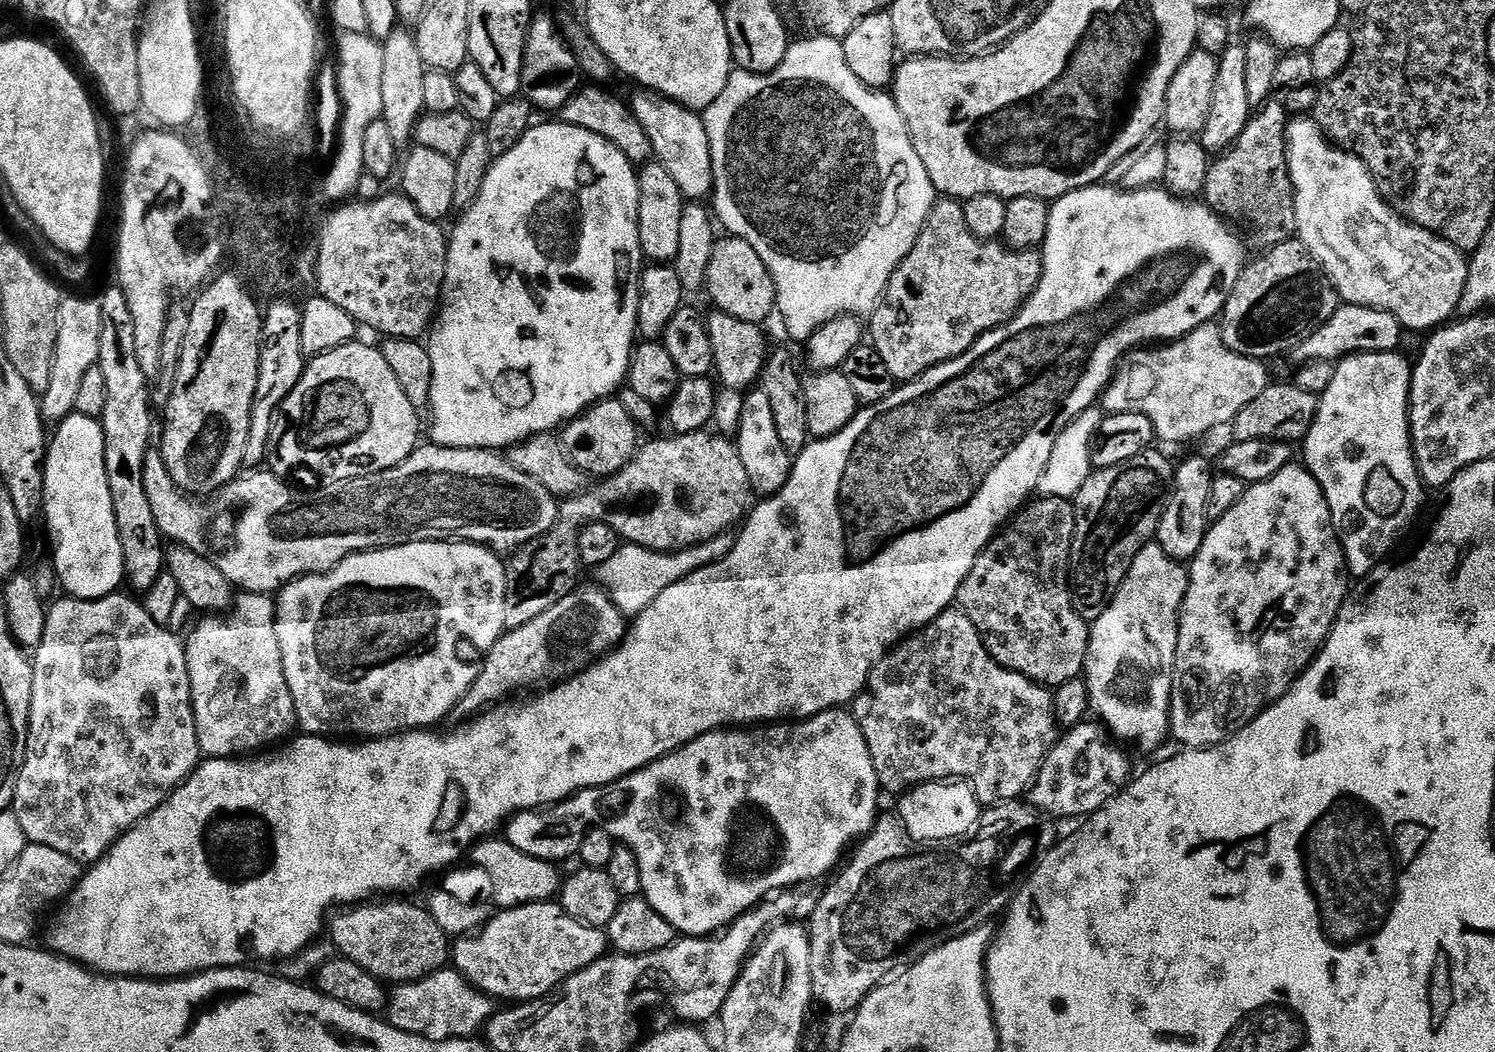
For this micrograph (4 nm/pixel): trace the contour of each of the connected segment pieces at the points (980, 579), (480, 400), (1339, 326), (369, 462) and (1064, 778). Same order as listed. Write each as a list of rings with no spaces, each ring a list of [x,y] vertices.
[[[1049,496],[1033,499],[1003,531],[992,537],[991,542],[986,545],[980,557],[974,562],[974,570],[970,570],[966,582],[962,582],[962,586],[958,590],[955,598],[955,603],[958,605],[959,611],[964,612],[966,618],[970,618],[970,622],[974,622],[974,626],[986,646],[986,650],[1003,668],[1008,668],[1012,672],[1022,674],[1026,679],[1033,680],[1034,683],[1049,690],[1054,690],[1071,680],[1081,679],[1084,671],[1084,663],[1086,662],[1086,654],[1088,653],[1090,624],[1089,621],[1085,620],[1083,616],[1078,615],[1076,612],[1076,605],[1072,602],[1072,589],[1068,587],[1068,559],[1072,553],[1072,539],[1074,538],[1075,529],[1076,509],[1072,500],[1050,498]]]
[[[539,124],[529,128],[528,133],[510,151],[493,159],[478,198],[463,209],[461,216],[464,217],[457,222],[456,229],[450,232],[442,299],[434,327],[426,340],[432,367],[432,385],[428,399],[428,408],[432,412],[430,440],[443,448],[507,450],[514,444],[529,440],[531,436],[555,433],[561,425],[575,420],[599,400],[615,397],[619,393],[616,391],[625,387],[628,378],[632,349],[638,340],[636,323],[640,274],[645,263],[644,251],[640,248],[638,238],[640,177],[626,154],[622,154],[622,150],[618,150],[618,146],[614,146],[606,138],[569,124]]]
[[[1341,303],[1333,316],[1308,337],[1294,350],[1297,361],[1326,360],[1339,361],[1345,356],[1352,356],[1356,352],[1390,352],[1397,351],[1401,346],[1400,340],[1404,330],[1397,319],[1386,311],[1377,308],[1358,307],[1357,304]]]
[[[351,342],[338,345],[328,352],[311,357],[304,365],[304,373],[298,382],[298,386],[294,386],[294,390],[290,390],[288,397],[282,402],[278,409],[270,430],[270,438],[268,439],[268,455],[266,464],[271,471],[277,476],[287,477],[287,472],[291,468],[309,468],[312,472],[317,472],[320,476],[325,476],[328,482],[353,480],[355,476],[369,476],[375,472],[382,470],[390,470],[394,466],[398,466],[403,460],[409,456],[418,446],[420,436],[420,416],[421,413],[410,402],[410,398],[406,398],[406,394],[402,391],[402,386],[398,386],[398,378],[394,378],[394,370],[390,370],[386,358],[382,358],[379,347],[371,348],[368,344],[358,344],[359,342]]]
[[[1085,722],[1077,728],[1067,729],[1052,745],[1042,762],[1040,773],[1032,781],[1031,807],[1052,818],[1087,818],[1106,806],[1123,788],[1128,787],[1133,775],[1132,760],[1119,747],[1123,748],[1099,723]]]

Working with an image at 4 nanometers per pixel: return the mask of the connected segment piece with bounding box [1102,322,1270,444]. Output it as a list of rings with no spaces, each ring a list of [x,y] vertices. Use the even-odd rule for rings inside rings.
[[[1209,322],[1198,326],[1193,332],[1188,332],[1181,336],[1178,340],[1161,343],[1159,346],[1149,347],[1147,350],[1133,350],[1124,357],[1116,366],[1116,374],[1112,377],[1107,388],[1104,390],[1102,397],[1102,407],[1108,414],[1146,414],[1146,418],[1150,418],[1150,422],[1156,431],[1156,440],[1162,442],[1165,440],[1168,444],[1184,444],[1187,440],[1196,440],[1199,436],[1204,436],[1207,432],[1215,430],[1219,424],[1224,426],[1231,425],[1232,420],[1242,410],[1242,406],[1250,406],[1250,402],[1254,402],[1254,398],[1258,398],[1258,394],[1262,394],[1262,390],[1266,390],[1270,383],[1270,377],[1263,363],[1258,360],[1251,360],[1249,356],[1242,354],[1234,354],[1234,350],[1230,350],[1222,342],[1219,327],[1215,323]]]

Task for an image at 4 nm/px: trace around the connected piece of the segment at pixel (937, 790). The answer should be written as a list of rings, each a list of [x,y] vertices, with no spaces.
[[[937,782],[934,784],[919,784],[901,795],[898,815],[904,824],[904,830],[917,842],[956,842],[967,837],[968,832],[977,827],[982,819],[982,805],[976,800],[974,790],[963,782]]]

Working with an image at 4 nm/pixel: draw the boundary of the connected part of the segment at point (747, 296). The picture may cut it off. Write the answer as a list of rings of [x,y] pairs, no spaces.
[[[725,235],[723,238],[717,239],[714,252],[710,254],[706,292],[712,295],[712,300],[716,303],[713,305],[719,311],[730,314],[747,324],[763,325],[764,319],[771,312],[773,315],[776,308],[776,287],[770,270],[766,270],[766,262],[762,262],[762,258],[758,258],[758,250],[754,250],[754,246],[750,246],[750,242],[746,242],[737,236]]]

